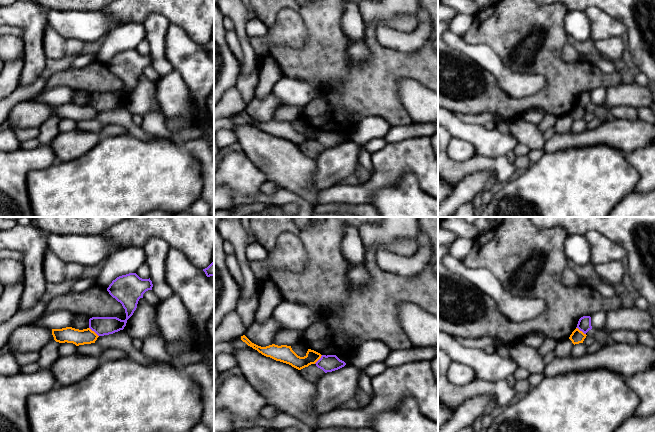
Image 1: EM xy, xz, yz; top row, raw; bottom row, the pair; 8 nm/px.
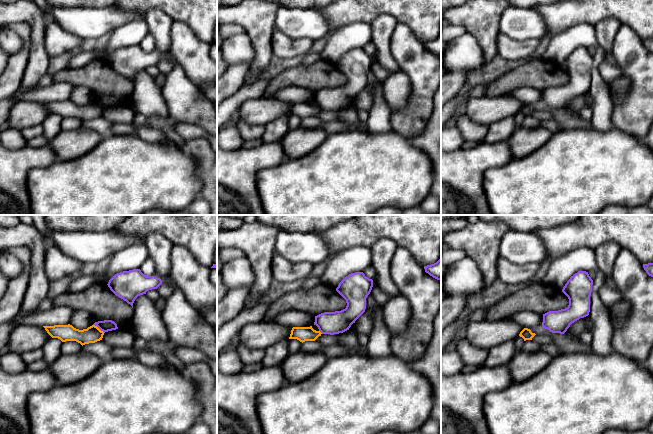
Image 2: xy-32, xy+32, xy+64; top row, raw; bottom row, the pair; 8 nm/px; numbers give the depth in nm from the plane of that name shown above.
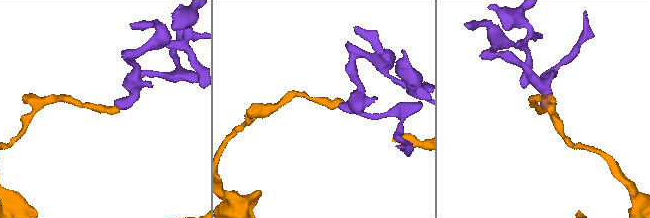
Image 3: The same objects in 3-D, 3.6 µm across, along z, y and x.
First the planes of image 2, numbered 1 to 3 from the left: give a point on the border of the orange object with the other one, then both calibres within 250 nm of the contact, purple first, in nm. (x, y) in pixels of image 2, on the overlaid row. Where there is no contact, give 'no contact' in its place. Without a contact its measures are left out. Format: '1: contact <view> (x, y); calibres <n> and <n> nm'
1: contact xy-32 (99, 328); calibres 100 and 140 nm
2: contact xy+32 (321, 332); calibres 180 and 120 nm
3: no contact

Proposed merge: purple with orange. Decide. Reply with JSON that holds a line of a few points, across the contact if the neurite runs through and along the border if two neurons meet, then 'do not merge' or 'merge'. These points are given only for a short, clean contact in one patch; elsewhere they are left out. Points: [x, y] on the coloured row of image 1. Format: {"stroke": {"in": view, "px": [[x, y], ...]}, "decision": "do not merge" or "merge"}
{"stroke": {"in": "xy", "px": [[89, 327], [98, 336]]}, "decision": "do not merge"}

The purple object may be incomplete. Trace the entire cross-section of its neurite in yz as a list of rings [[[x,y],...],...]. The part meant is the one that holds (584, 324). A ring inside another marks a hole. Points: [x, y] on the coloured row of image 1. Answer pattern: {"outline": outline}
{"outline": [[[583,316],[579,319],[577,327],[580,331],[586,334],[589,330],[592,329],[591,326],[591,317],[590,316]]]}

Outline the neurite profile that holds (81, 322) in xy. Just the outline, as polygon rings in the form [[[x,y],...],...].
[[[75,315],[72,328],[83,330],[89,328],[89,318],[84,315]]]

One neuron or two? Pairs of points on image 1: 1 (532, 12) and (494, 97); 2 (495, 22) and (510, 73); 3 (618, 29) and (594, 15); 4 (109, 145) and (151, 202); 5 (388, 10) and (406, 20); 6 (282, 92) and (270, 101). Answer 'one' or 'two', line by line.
1: one
2: two
3: one
4: one
5: two
6: two

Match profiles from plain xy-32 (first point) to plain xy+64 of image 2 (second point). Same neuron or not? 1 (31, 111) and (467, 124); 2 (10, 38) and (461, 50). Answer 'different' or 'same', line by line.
1: different
2: same

